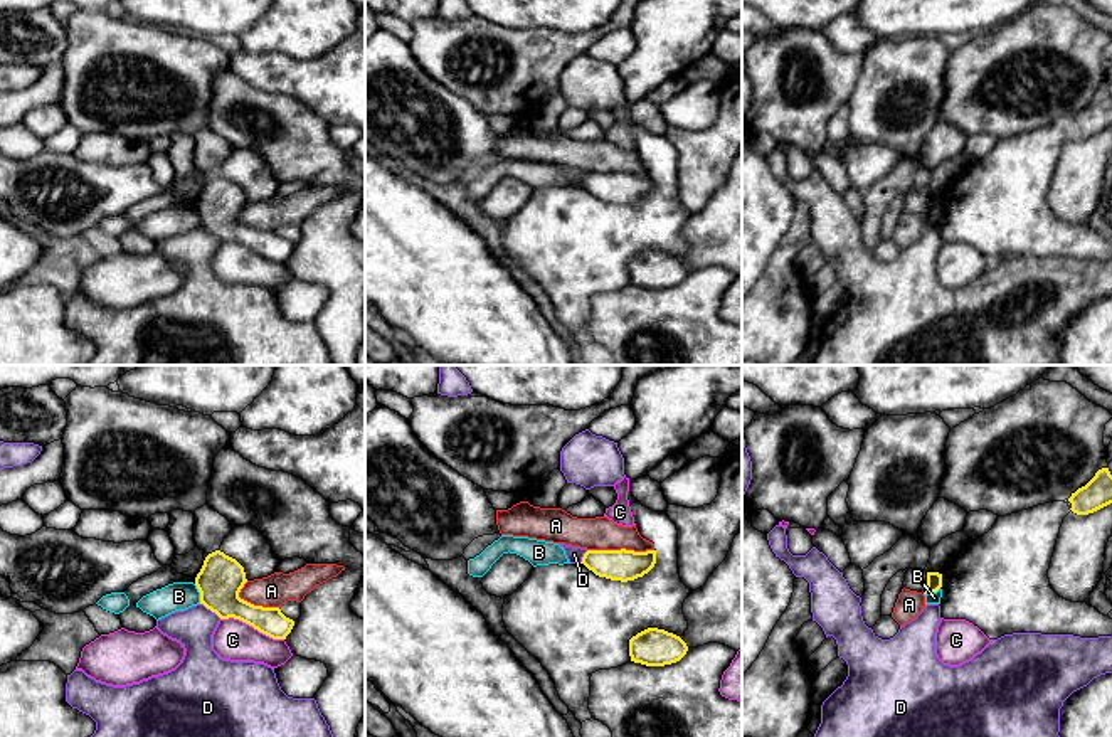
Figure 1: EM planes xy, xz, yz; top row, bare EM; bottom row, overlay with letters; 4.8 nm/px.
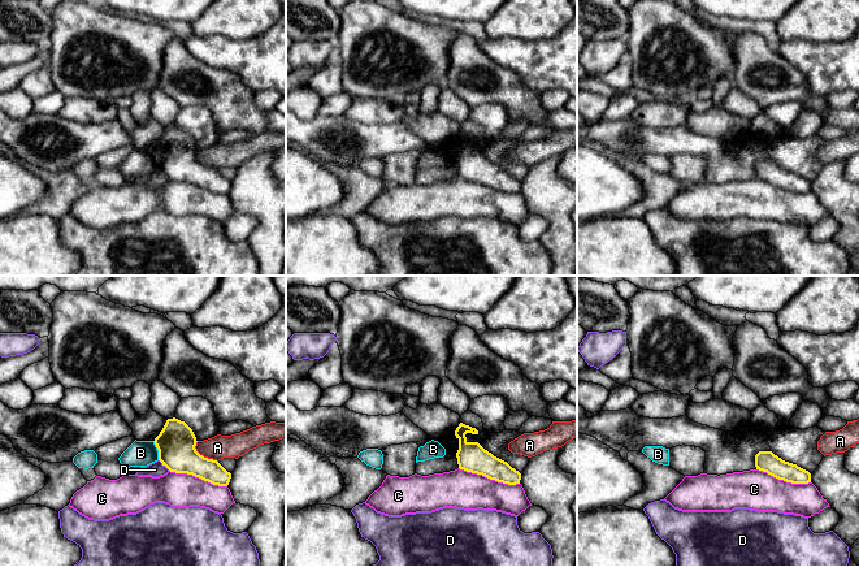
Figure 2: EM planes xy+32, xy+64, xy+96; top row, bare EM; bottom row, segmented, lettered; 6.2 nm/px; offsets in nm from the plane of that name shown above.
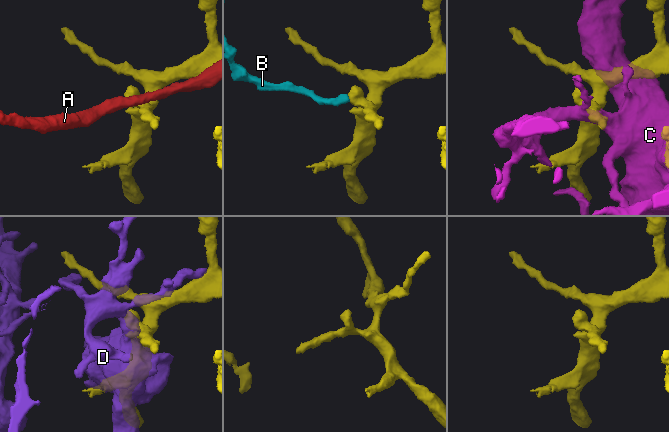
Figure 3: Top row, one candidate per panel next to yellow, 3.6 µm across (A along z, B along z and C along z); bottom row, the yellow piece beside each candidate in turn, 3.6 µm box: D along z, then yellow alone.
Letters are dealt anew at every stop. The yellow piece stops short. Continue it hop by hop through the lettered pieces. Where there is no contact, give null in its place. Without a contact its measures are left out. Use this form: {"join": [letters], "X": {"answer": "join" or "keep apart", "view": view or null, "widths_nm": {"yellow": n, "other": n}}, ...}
{"join": [], "A": {"answer": "keep apart", "view": "xz", "widths_nm": {"yellow": 150, "other": 160}}, "B": {"answer": "keep apart", "view": "xy", "widths_nm": {"yellow": 220, "other": 140}}, "C": {"answer": "keep apart", "view": "xy", "widths_nm": {"yellow": 200, "other": 190}}, "D": {"answer": "keep apart", "view": "xy", "widths_nm": {"yellow": 220, "other": 190}}}

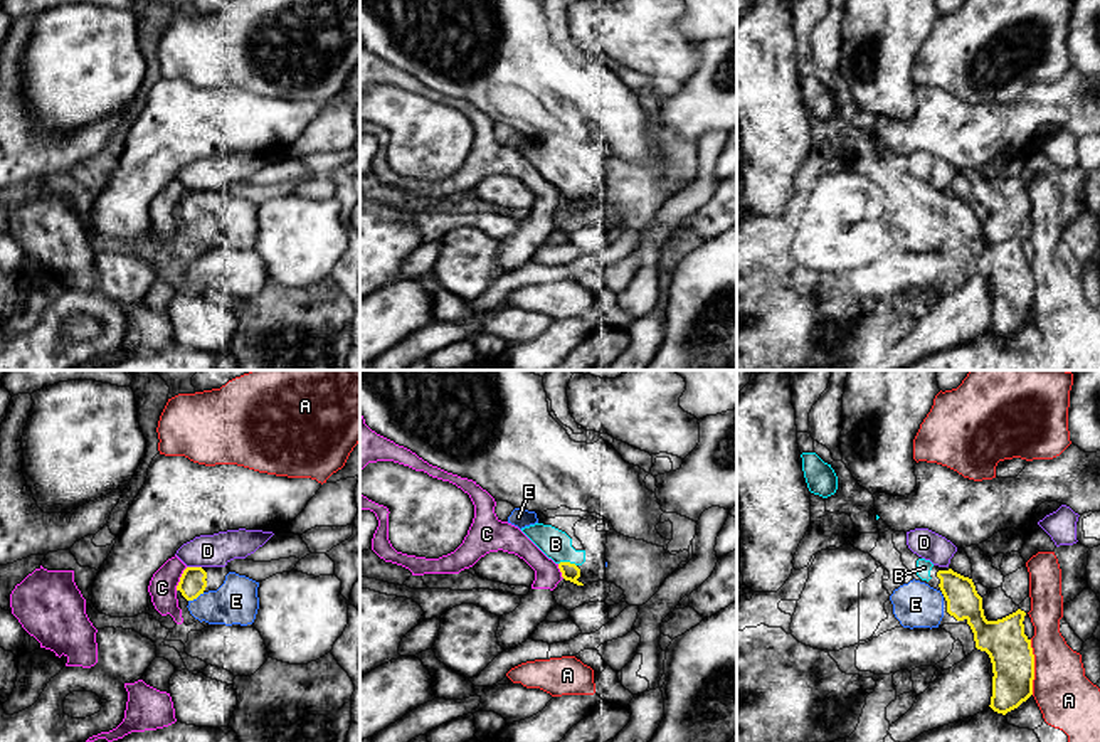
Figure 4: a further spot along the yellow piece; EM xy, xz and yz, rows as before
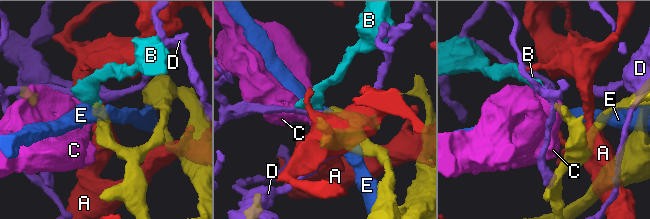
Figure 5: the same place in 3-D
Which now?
{"join": ["B"], "A": {"answer": "keep apart", "view": "yz", "widths_nm": {"yellow": 200, "other": 280}}, "B": {"answer": "join", "view": "xz", "widths_nm": {"yellow": 80, "other": 140}}, "C": {"answer": "keep apart", "view": "xy", "widths_nm": {"yellow": 130, "other": 130}}, "D": {"answer": "keep apart", "view": "xy", "widths_nm": {"yellow": 130, "other": 160}}, "E": {"answer": "keep apart", "view": "xy", "widths_nm": {"yellow": 130, "other": 220}}}

